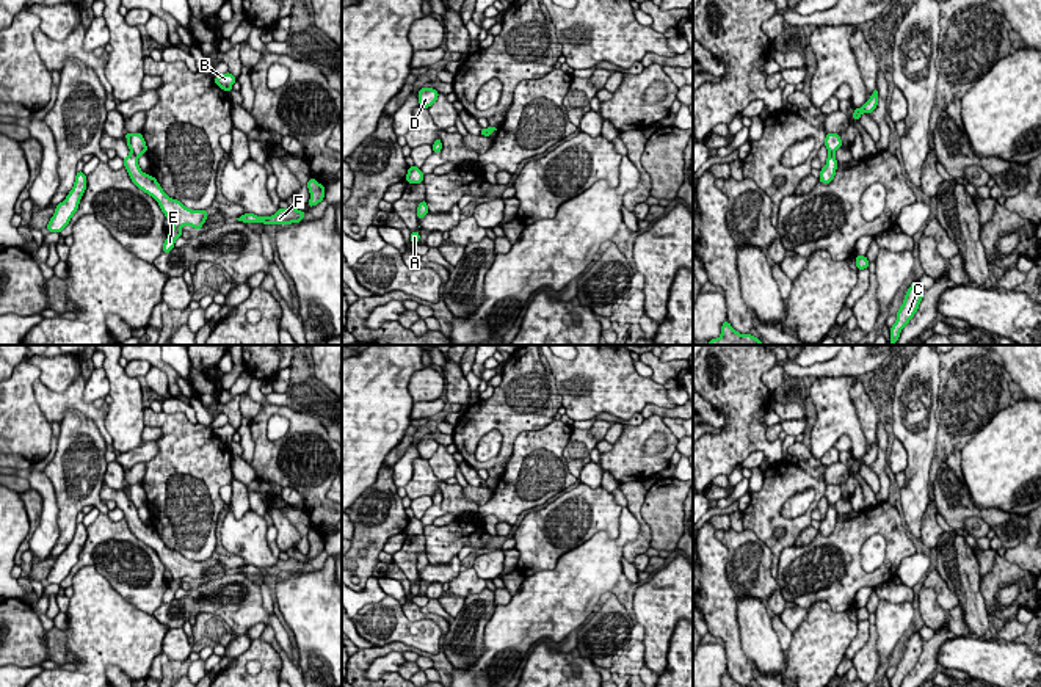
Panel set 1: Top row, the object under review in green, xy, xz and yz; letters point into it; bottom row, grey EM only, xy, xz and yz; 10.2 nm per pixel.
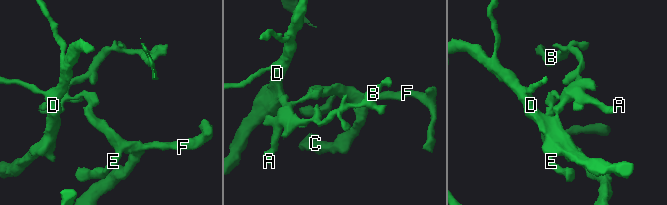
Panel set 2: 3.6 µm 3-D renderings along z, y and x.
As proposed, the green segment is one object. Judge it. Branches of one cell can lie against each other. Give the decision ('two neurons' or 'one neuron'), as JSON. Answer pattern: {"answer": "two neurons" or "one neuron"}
{"answer": "two neurons"}

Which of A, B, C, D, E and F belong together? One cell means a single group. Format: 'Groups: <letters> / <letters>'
Groups: A B D / C E F

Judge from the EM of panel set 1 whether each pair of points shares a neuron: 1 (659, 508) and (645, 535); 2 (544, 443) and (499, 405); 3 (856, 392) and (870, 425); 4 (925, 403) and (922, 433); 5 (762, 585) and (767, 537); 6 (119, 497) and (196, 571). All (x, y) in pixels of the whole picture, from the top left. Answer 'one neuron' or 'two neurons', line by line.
1: two neurons
2: two neurons
3: one neuron
4: one neuron
5: two neurons
6: one neuron

